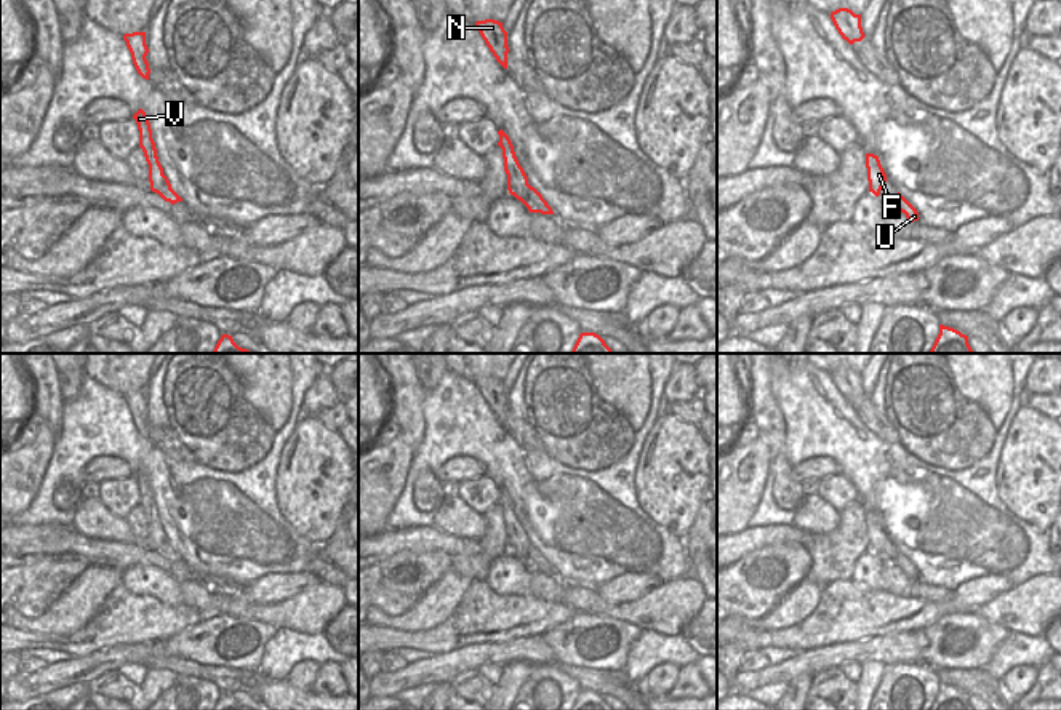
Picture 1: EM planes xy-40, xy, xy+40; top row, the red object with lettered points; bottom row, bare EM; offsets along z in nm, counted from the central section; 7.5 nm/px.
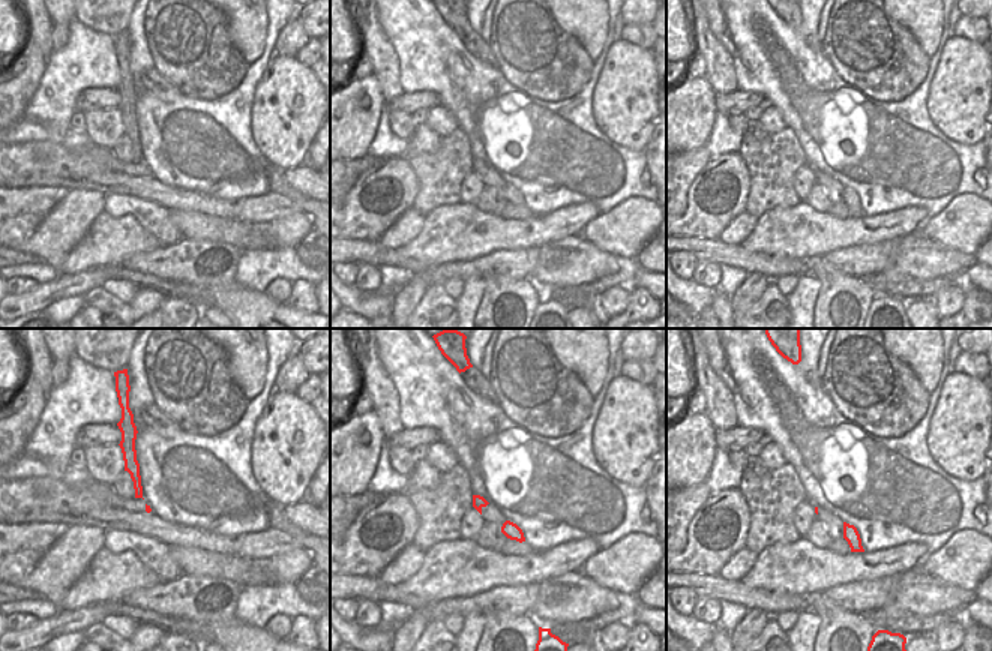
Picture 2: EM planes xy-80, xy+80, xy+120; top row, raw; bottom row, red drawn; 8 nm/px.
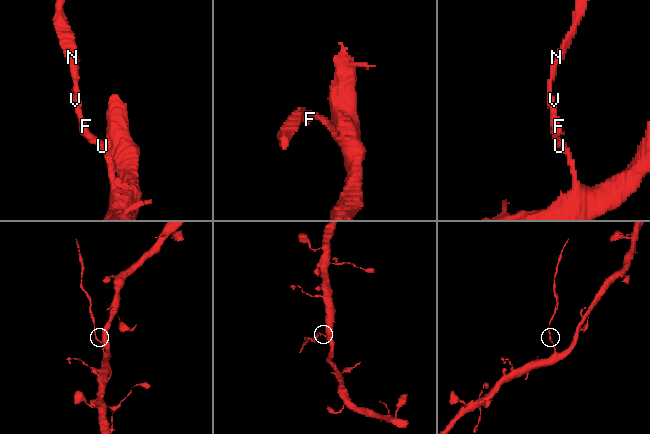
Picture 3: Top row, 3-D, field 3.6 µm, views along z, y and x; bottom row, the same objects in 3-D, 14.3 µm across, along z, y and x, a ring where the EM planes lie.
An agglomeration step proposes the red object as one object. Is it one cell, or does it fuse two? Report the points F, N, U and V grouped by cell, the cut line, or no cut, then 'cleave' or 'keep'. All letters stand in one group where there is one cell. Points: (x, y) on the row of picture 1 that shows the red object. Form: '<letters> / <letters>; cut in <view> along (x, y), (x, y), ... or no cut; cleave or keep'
F N V / U; cut in xy along (530, 186), (527, 207); cleave

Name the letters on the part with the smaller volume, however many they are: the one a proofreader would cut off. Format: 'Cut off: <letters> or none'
Cut off: F, N, V

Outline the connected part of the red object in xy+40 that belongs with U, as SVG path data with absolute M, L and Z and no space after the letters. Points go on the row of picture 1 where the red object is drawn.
M898 192L898 195L890 201L891 206L898 208L906 214L907 219L919 221L917 209Z

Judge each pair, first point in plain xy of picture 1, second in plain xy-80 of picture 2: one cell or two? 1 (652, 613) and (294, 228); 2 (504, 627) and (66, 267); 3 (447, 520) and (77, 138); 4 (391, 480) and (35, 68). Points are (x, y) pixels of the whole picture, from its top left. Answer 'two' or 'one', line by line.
1: one
2: one
3: one
4: one

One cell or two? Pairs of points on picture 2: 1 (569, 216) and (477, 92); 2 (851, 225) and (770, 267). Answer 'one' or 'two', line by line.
1: two
2: two

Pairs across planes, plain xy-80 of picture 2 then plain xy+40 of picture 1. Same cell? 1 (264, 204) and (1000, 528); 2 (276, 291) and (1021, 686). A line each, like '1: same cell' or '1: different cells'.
1: different cells
2: same cell

